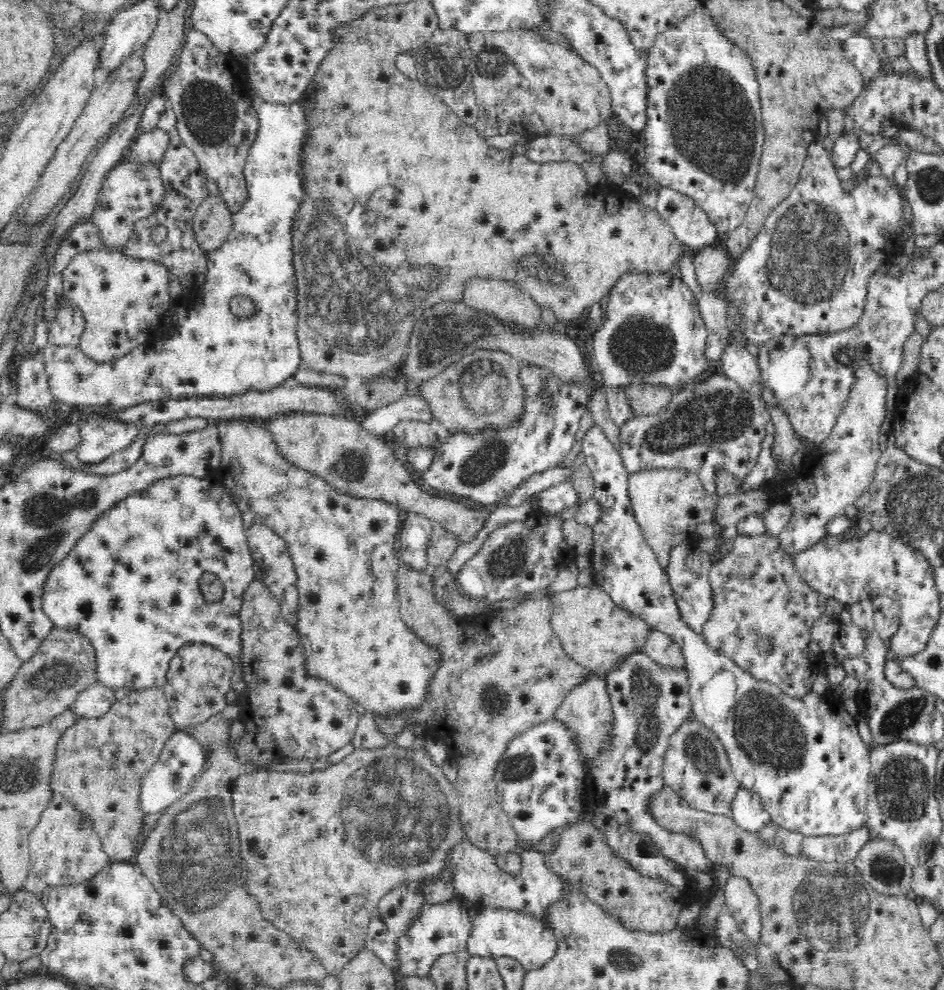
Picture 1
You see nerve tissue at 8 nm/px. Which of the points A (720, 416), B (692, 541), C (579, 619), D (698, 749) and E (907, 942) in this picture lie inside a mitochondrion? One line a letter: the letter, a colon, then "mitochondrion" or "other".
A: mitochondrion
B: other
C: other
D: mitochondrion
E: other

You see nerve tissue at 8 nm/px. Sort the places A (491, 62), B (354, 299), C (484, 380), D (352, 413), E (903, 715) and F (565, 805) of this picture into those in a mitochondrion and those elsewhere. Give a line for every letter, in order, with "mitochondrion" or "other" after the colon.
A: mitochondrion
B: mitochondrion
C: mitochondrion
D: other
E: mitochondrion
F: other

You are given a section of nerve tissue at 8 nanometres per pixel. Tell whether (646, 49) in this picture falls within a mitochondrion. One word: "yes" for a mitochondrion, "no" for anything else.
no

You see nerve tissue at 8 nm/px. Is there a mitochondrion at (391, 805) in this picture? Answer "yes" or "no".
yes

